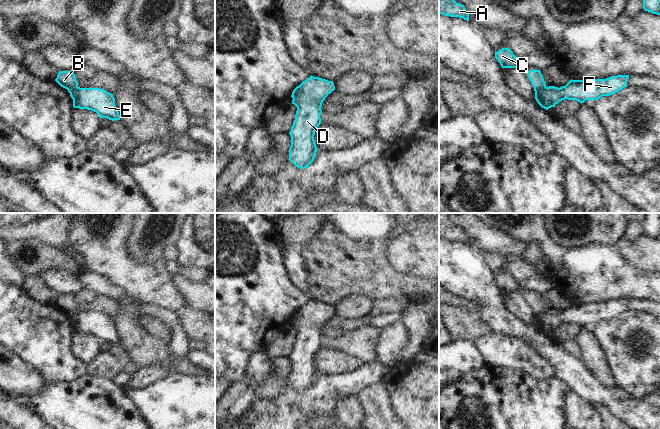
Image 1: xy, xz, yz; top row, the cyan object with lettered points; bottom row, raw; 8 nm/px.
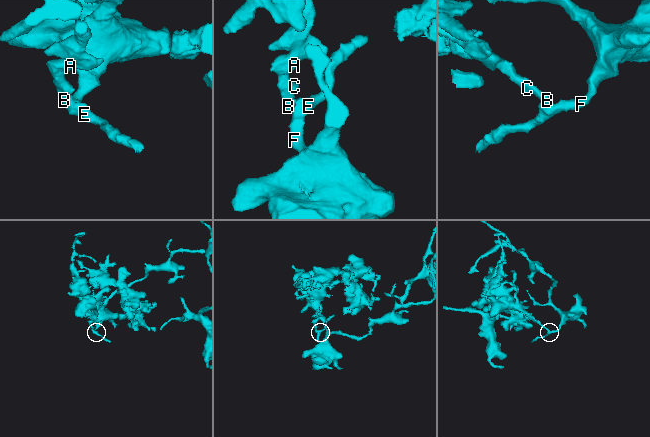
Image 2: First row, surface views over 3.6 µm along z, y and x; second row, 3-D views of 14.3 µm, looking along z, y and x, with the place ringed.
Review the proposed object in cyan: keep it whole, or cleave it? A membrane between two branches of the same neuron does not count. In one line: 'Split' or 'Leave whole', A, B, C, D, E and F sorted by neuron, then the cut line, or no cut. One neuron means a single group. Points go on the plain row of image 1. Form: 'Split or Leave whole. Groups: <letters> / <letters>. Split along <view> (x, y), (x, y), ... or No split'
Split. Groups: A B C / D E F. Split along yz (545, 310), (535, 316).

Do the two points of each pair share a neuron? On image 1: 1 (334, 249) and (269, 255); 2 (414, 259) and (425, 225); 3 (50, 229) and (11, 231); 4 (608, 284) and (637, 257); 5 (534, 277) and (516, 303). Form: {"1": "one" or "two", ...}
{"1": "two", "2": "one", "3": "one", "4": "two", "5": "two"}

